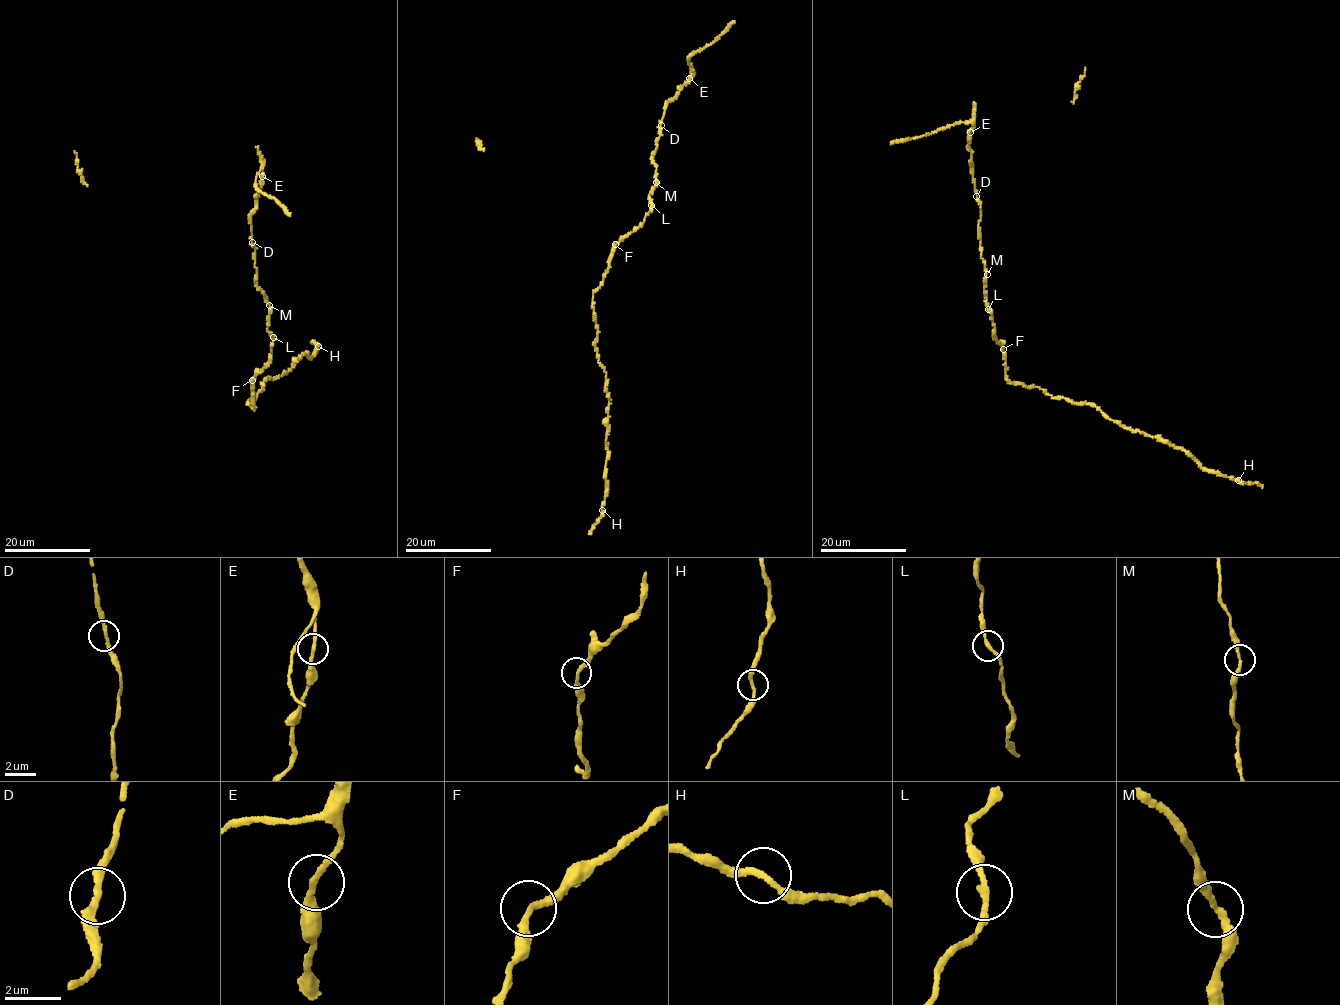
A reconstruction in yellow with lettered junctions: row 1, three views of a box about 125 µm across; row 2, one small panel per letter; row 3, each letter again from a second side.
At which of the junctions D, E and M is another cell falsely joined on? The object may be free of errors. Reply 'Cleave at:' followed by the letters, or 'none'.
Cleave at: none

